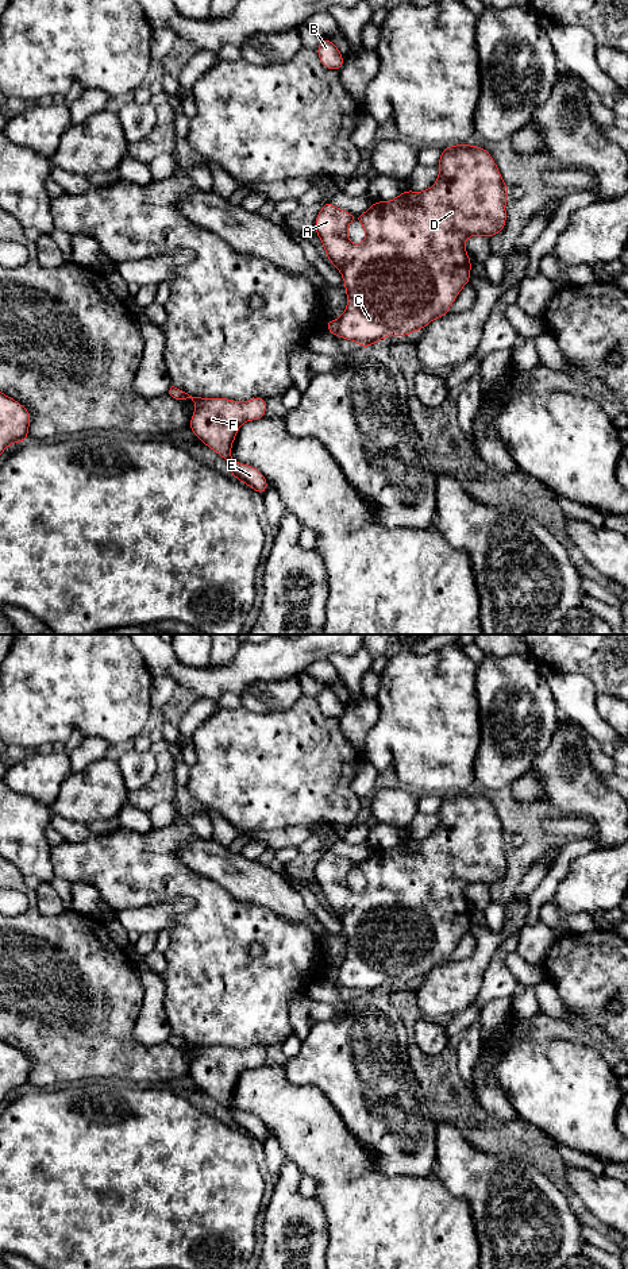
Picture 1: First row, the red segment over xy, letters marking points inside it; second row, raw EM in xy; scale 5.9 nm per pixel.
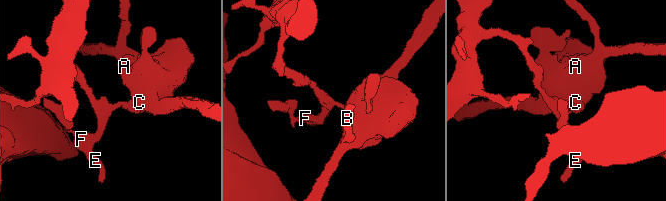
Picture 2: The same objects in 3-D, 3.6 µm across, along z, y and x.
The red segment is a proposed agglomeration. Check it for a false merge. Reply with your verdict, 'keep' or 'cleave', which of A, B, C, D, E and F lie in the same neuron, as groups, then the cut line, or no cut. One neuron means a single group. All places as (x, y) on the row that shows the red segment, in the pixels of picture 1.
cleave; A B C D / E F; cut in xy along (338, 320), (335, 335)

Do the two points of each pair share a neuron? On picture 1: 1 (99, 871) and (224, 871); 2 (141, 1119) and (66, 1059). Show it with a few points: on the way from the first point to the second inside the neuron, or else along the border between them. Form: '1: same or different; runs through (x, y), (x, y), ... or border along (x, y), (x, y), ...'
1: different; border along (176, 847), (176, 855), (185, 866), (222, 886)
2: different; border along (119, 1083), (151, 1084)

